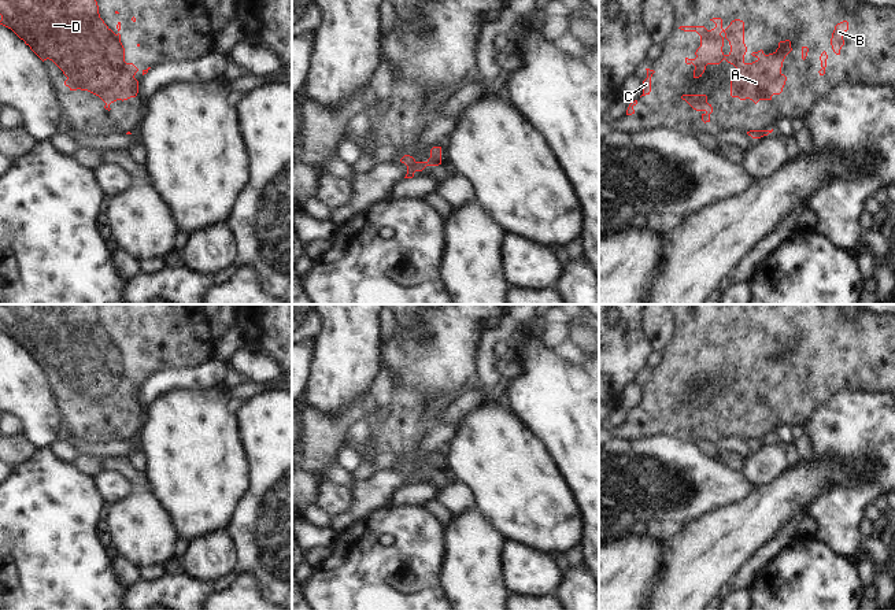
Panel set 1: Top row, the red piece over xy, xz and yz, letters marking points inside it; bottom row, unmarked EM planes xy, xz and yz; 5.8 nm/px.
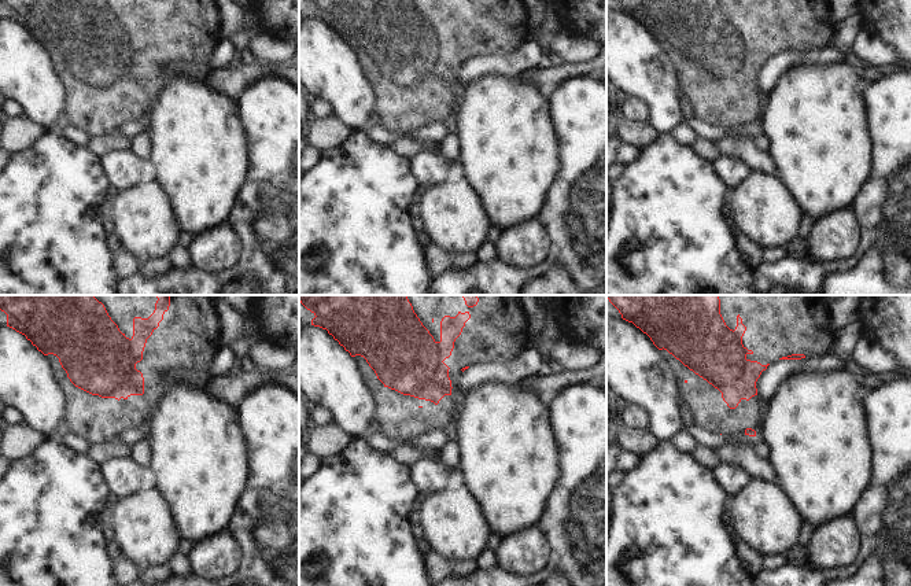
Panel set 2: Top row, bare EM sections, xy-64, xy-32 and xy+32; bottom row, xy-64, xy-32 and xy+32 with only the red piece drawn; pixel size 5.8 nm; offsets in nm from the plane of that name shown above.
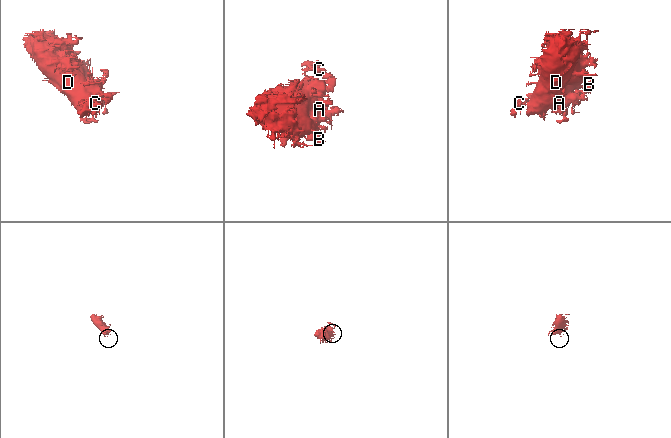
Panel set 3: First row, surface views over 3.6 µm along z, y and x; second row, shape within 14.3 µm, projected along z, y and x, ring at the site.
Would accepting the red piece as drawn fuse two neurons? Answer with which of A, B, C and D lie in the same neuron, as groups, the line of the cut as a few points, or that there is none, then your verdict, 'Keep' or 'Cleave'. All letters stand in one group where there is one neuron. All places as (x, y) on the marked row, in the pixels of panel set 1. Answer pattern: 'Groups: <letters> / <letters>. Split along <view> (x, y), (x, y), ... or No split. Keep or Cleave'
Groups: A B C D. No split. Keep

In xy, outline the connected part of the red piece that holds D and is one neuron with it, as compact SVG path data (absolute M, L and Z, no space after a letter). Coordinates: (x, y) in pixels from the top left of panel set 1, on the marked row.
M0 0L0 15L0 25L11 29L42 62L49 59L63 71L70 90L81 89L99 96L108 111L111 103L137 96L138 81L134 75L138 69L125 62L121 34L115 34L100 18L96 0Z

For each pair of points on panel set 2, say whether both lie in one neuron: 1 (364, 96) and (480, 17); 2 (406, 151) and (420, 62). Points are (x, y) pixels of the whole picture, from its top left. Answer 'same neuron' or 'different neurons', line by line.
1: different neurons
2: different neurons

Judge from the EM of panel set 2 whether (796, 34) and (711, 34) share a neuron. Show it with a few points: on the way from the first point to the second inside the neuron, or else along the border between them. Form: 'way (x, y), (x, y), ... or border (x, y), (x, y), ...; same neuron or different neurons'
way (775, 34), (731, 34); same neuron

